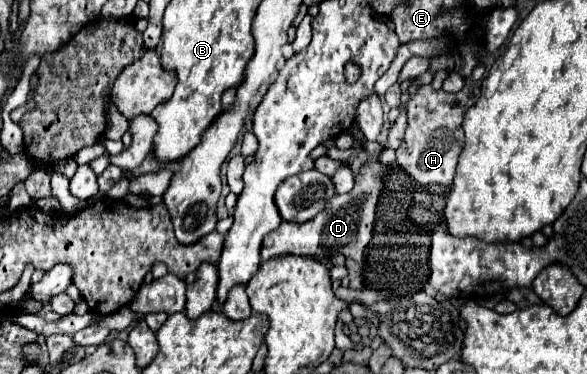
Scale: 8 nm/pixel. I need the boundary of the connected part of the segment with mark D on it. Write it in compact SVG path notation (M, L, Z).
M371 160L361 174L355 178L355 188L349 194L335 196L327 202L325 210L319 212L313 220L295 224L295 222L283 222L275 230L275 240L263 242L261 246L261 260L269 260L273 256L281 254L297 254L297 256L331 256L331 254L343 254L347 258L353 258L355 262L363 262L363 250L371 242L373 232L373 220L375 220L375 204L377 196L381 192L381 182L377 174L381 172L381 166L377 160Z

